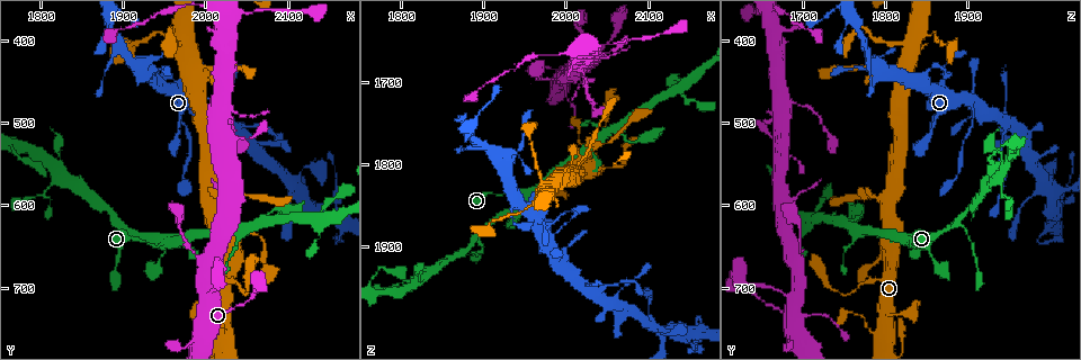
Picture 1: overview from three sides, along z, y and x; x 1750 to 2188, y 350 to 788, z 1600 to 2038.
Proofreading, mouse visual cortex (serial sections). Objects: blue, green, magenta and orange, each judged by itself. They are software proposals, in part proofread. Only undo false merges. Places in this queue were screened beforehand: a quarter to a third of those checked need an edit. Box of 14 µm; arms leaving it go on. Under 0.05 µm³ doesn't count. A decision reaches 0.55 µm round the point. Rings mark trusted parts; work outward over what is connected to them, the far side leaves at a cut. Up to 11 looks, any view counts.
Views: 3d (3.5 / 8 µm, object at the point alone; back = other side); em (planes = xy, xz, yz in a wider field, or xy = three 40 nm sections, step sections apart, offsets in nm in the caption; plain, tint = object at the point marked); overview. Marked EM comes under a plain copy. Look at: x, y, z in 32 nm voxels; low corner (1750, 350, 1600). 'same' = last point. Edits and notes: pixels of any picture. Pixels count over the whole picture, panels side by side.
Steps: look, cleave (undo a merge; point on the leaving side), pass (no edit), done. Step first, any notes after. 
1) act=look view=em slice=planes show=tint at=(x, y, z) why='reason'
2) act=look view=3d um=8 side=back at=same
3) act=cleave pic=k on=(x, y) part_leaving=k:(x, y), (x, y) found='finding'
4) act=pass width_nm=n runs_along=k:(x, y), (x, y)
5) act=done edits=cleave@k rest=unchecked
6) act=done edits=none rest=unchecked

act=look view=3d um=3.5 at=(2040, 640, 1810) why='sharp bend'

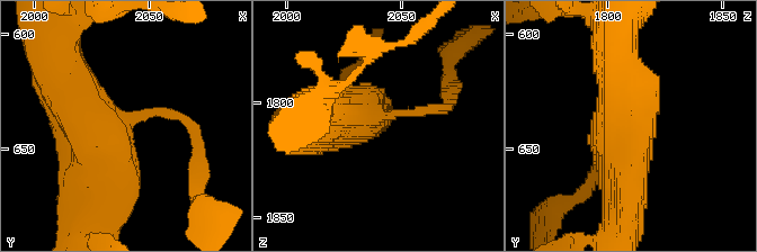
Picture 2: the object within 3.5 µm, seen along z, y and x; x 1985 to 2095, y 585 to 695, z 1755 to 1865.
act=look view=em slice=xy step=5 show=tint at=(2040, 639, 1807) why='shape alone is not enough'

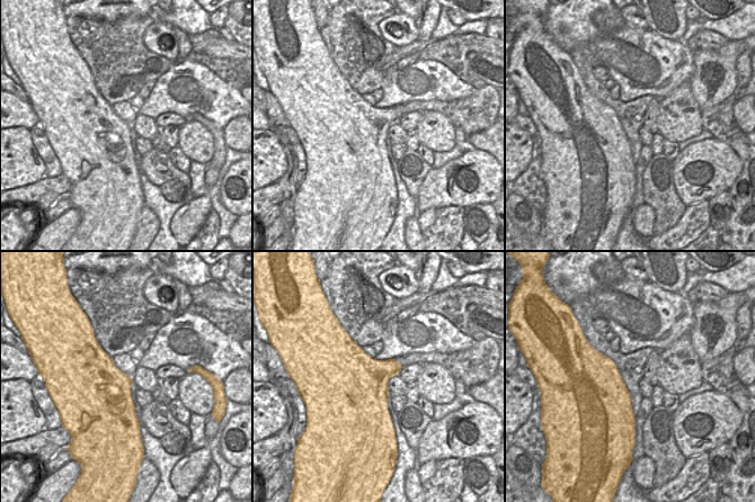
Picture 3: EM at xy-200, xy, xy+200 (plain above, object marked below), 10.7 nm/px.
act=pass found='all the same cell'

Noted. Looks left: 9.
act=look view=3d um=3.5 at=(2050, 585, 1775) why='thin neck'

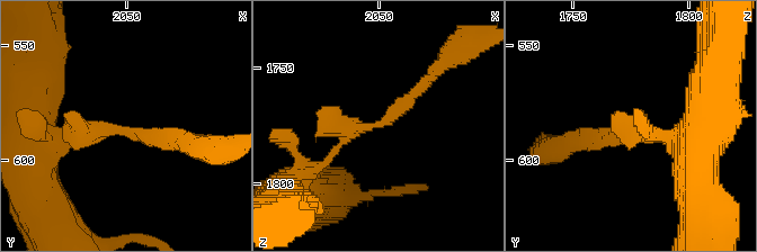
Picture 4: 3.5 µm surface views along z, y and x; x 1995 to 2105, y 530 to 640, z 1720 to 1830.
act=look view=em slice=xy step=3 show=tint at=(2050, 588, 1774) why='now the EM'

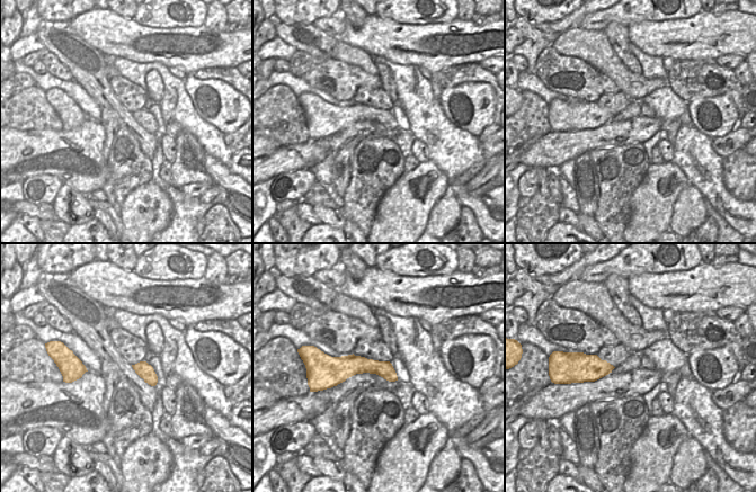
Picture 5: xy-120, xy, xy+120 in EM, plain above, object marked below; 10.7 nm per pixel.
act=pass found='continuous, no second cell'

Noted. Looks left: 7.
act=look view=3d um=3.5 at=(2015, 475, 1675)

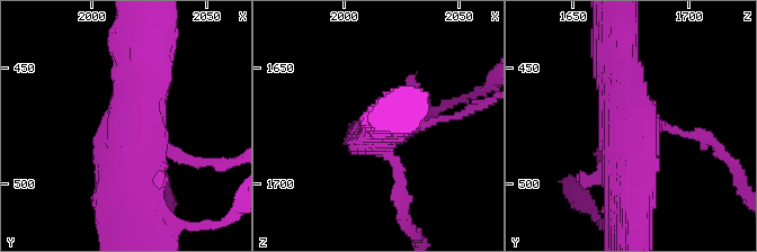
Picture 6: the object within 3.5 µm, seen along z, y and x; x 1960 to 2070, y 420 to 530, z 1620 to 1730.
act=pass runs_along=6:(629, 223), (623, 185), (621, 68) found='all the same cell'

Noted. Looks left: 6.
act=look view=3d um=8 at=(2035, 505, 1960) why='looks like a crossing'

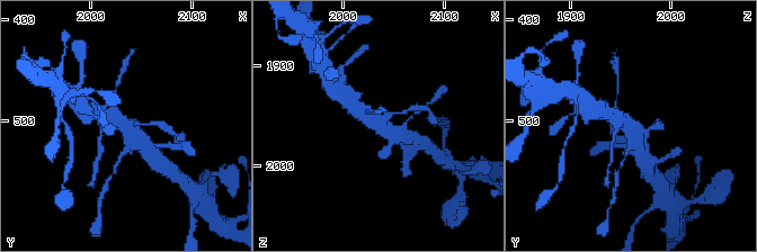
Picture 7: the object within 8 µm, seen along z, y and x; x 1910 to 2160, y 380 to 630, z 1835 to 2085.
act=look view=em slice=xy step=1 show=tint at=(2032, 506, 1960) arms=4 arm_widths_nm=150,200,500,500

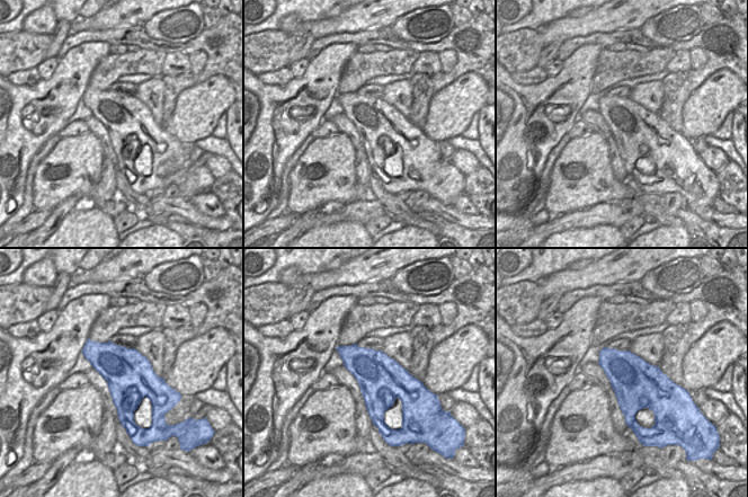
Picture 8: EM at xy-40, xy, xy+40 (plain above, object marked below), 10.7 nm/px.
act=pass runs_along=7:(100, 114), (131, 128), (148, 147) found='continuous, no second cell'

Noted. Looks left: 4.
act=done edits=none rest=unchecked

